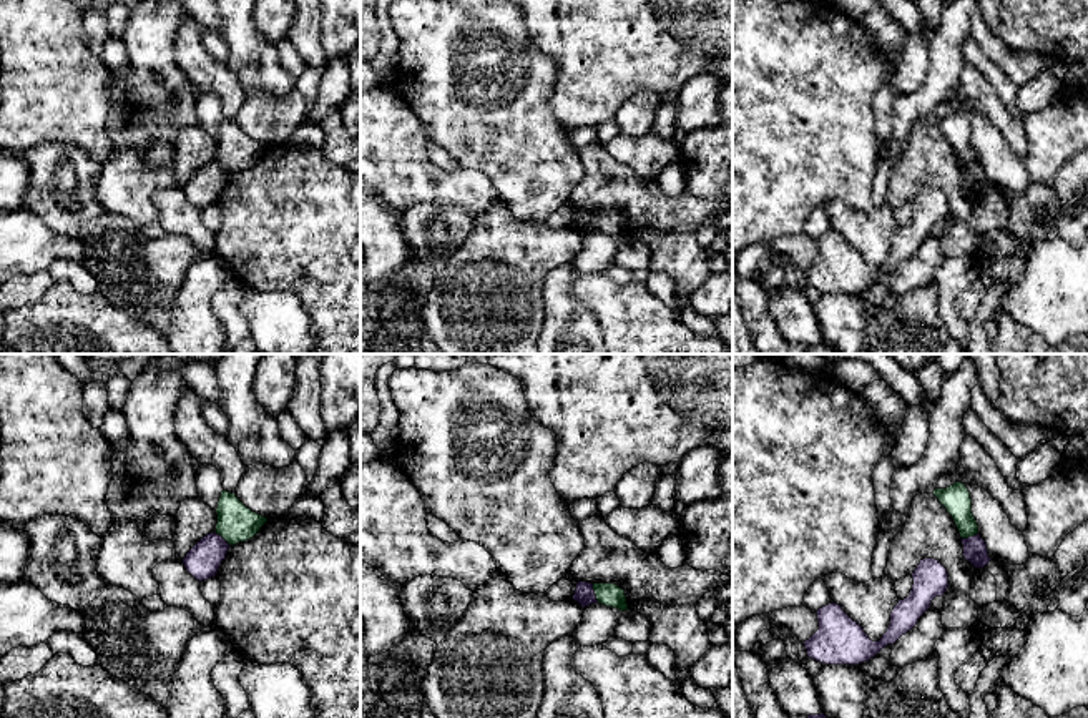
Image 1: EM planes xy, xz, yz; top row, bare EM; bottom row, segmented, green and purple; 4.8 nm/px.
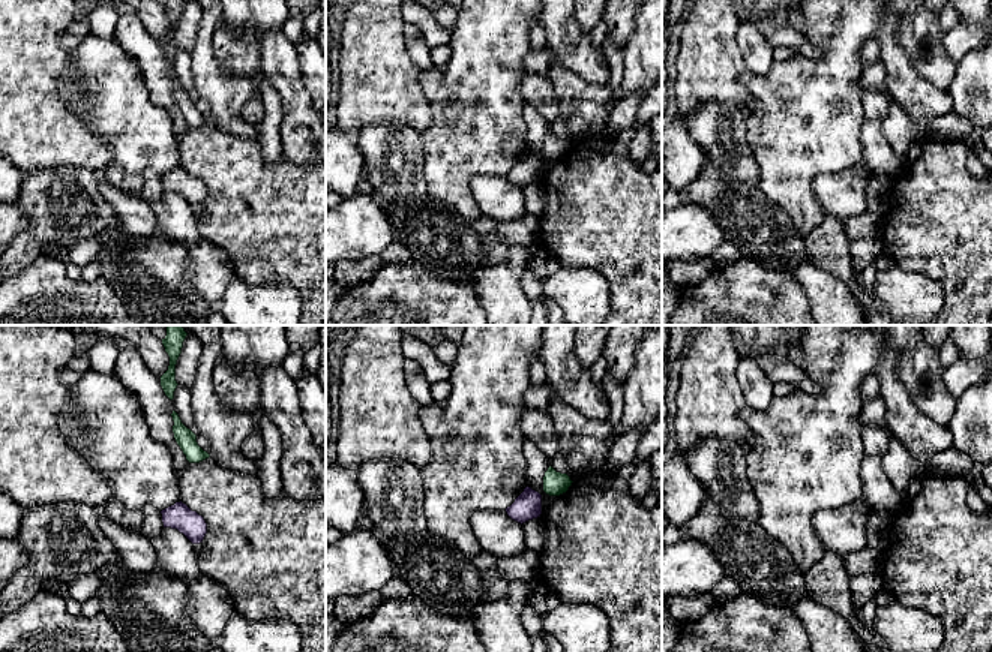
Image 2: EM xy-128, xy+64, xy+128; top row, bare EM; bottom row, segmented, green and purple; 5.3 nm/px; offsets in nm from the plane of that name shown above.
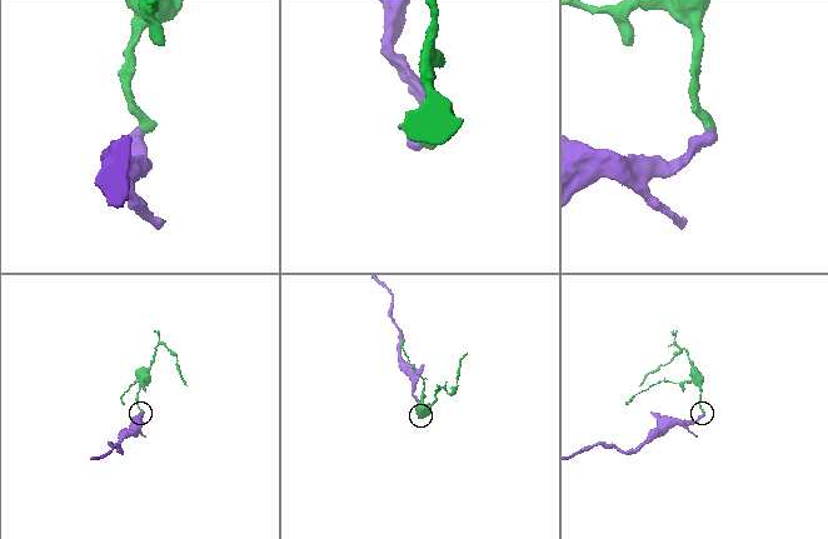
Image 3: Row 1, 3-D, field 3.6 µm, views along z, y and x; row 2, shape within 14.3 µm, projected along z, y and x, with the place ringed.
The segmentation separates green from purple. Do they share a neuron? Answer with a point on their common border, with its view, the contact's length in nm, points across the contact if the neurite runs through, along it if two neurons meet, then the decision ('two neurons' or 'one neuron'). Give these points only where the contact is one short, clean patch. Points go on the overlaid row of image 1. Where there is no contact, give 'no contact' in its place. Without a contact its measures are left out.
xz (595, 594) | 100 nm | along xz (592, 584), (598, 602) | two neurons

